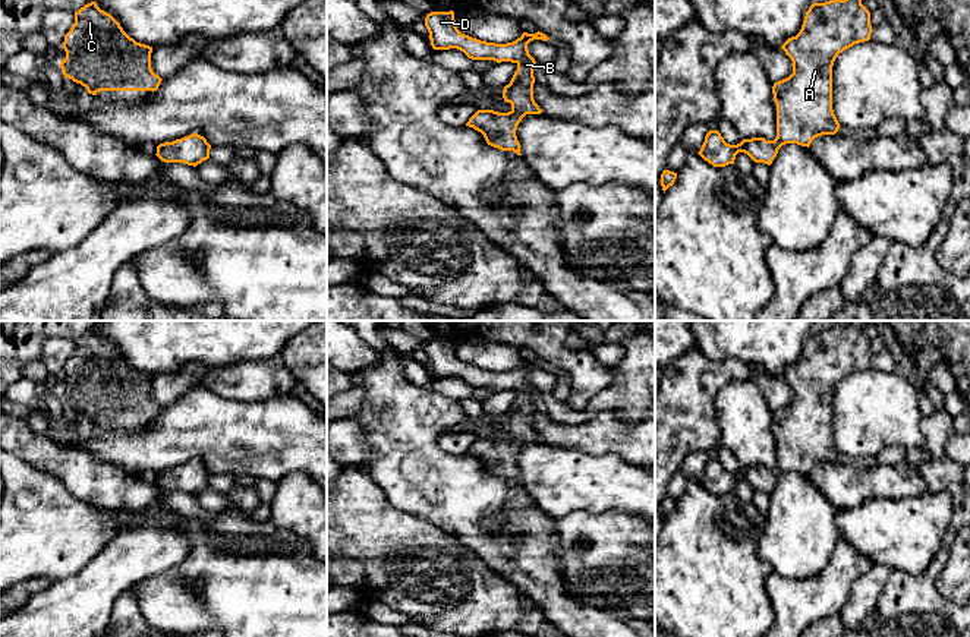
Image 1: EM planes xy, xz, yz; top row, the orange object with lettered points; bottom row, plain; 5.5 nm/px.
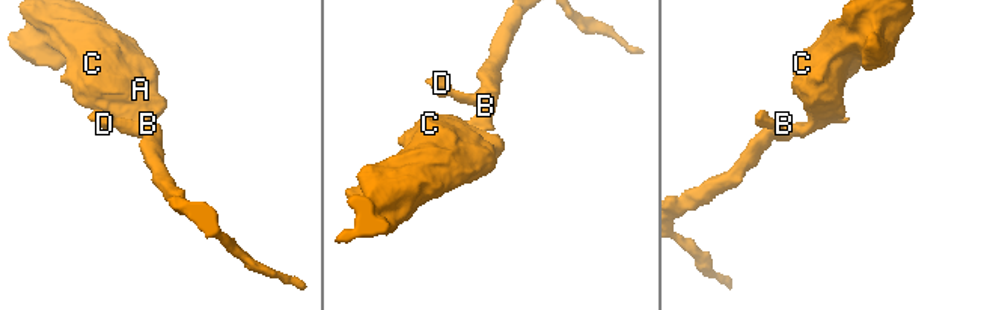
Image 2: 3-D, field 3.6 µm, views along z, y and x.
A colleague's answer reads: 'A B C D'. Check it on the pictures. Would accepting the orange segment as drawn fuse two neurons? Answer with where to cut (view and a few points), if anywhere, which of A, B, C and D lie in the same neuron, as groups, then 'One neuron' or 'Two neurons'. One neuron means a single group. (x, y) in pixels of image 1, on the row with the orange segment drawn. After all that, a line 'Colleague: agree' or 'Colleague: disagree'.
No split. Groups: A B C D. One neuron
Colleague: agree

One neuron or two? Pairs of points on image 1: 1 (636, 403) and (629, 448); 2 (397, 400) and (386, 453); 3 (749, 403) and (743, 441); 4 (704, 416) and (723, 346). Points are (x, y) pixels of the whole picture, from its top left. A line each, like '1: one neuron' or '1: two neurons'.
1: two neurons
2: one neuron
3: one neuron
4: two neurons

